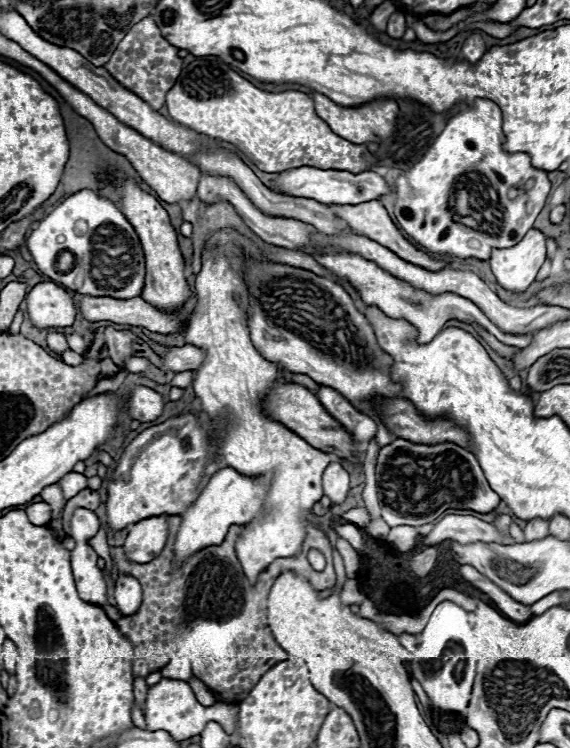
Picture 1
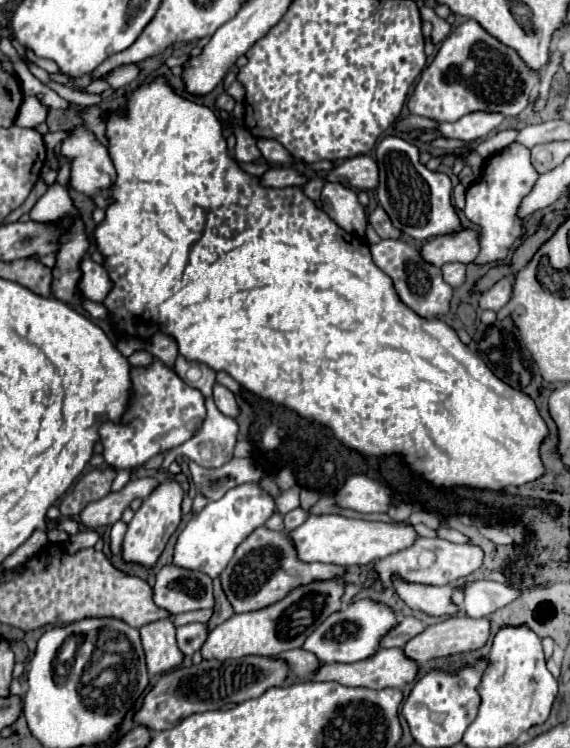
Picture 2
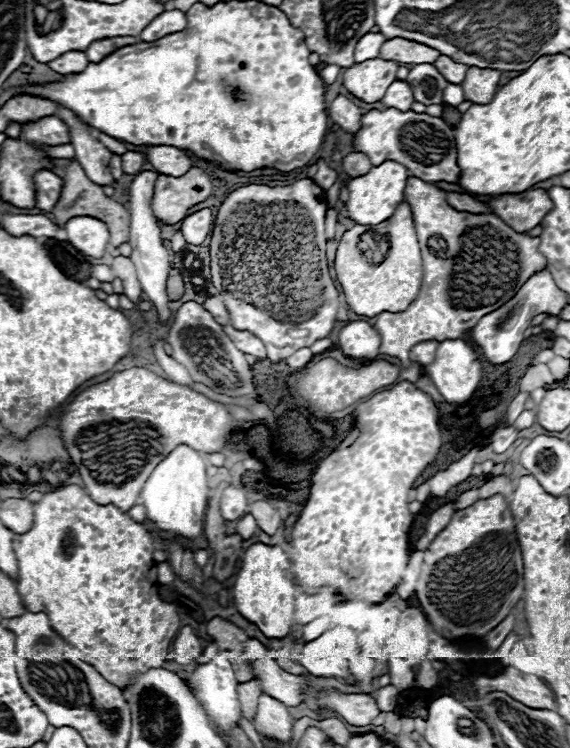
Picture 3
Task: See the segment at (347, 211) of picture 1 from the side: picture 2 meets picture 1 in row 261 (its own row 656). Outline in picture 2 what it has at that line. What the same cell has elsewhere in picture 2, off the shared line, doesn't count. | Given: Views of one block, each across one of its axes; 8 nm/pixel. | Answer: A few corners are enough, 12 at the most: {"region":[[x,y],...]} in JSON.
{"region":[[454,616],[424,628],[402,650],[424,664],[478,650],[486,618]]}

